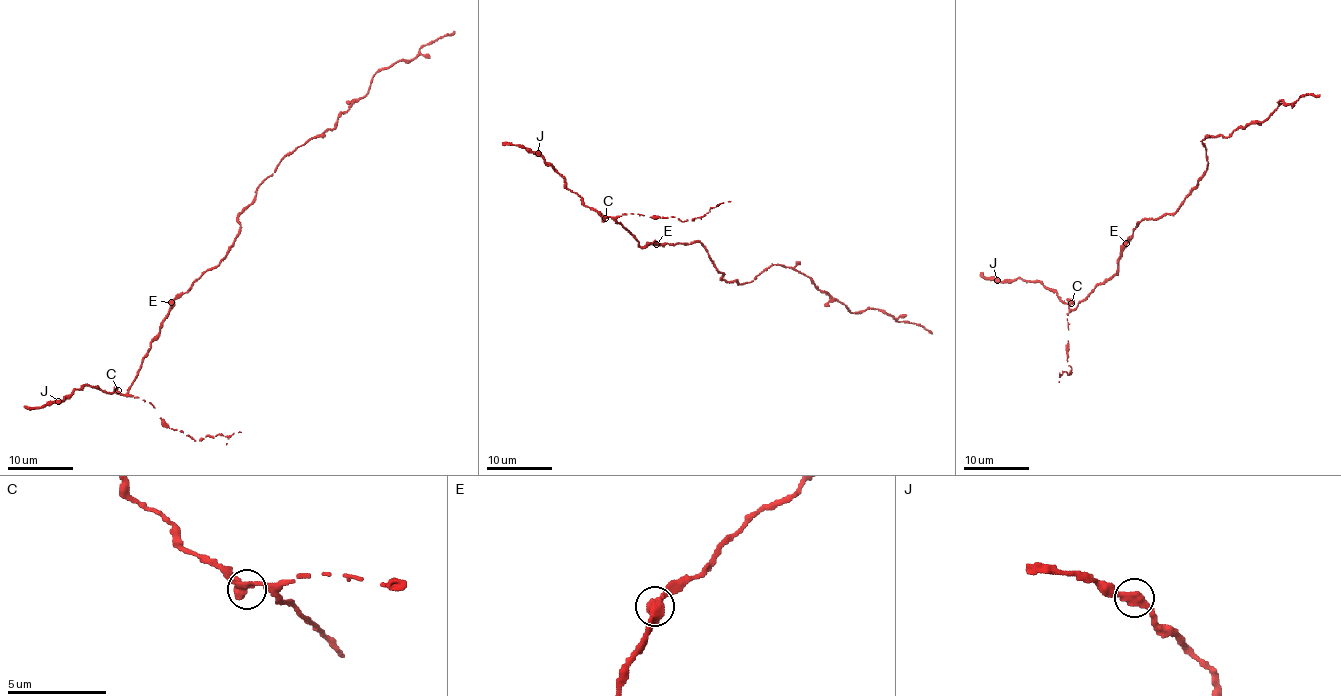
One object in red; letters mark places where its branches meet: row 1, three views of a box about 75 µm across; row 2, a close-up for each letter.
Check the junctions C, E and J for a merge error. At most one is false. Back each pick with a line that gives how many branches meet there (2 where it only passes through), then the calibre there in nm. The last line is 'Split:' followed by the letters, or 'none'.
Split: none

